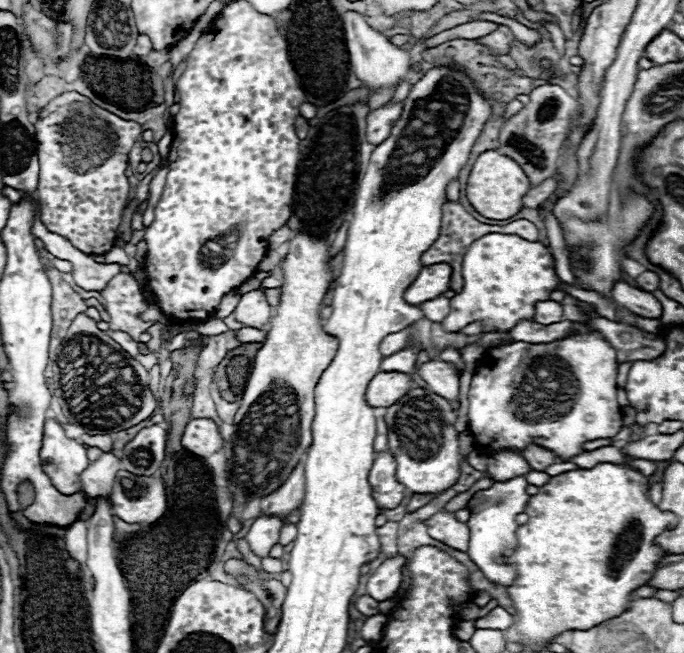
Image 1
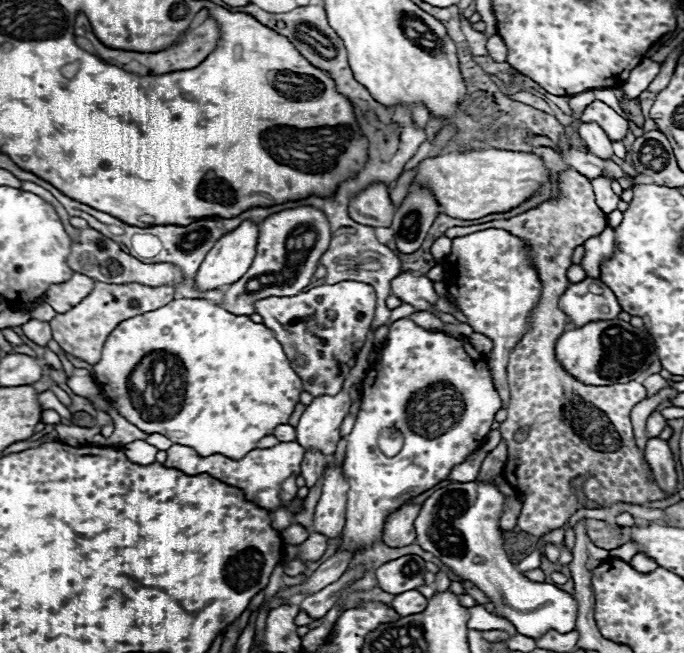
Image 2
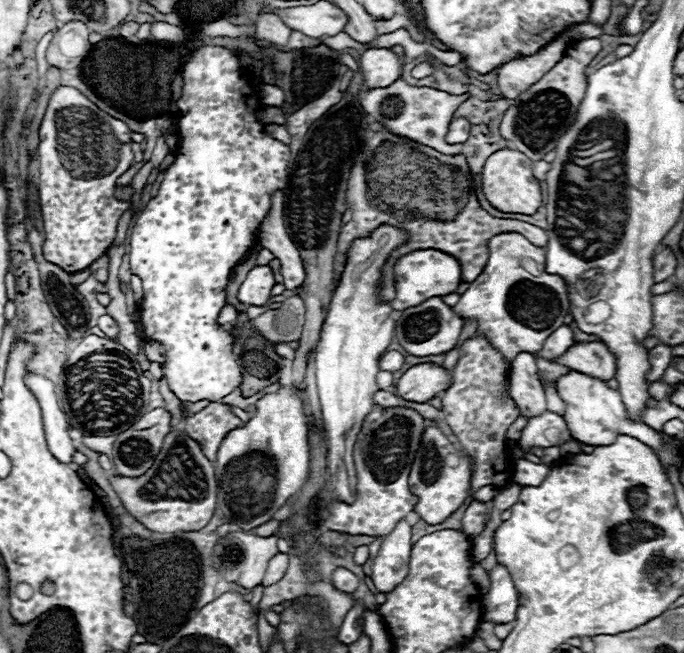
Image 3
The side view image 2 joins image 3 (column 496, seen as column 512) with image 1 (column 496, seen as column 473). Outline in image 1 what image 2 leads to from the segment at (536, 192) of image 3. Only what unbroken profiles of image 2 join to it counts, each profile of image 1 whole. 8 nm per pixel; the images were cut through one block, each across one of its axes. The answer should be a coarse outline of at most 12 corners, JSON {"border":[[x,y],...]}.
{"border":[[496,150],[476,158],[466,198],[480,216],[522,210],[530,180]]}

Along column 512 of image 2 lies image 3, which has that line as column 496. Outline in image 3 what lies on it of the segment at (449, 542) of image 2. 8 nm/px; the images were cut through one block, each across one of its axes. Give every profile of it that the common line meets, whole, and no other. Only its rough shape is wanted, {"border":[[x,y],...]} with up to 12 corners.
{"border":[[502,564],[490,570],[482,618],[516,620],[518,592]]}

